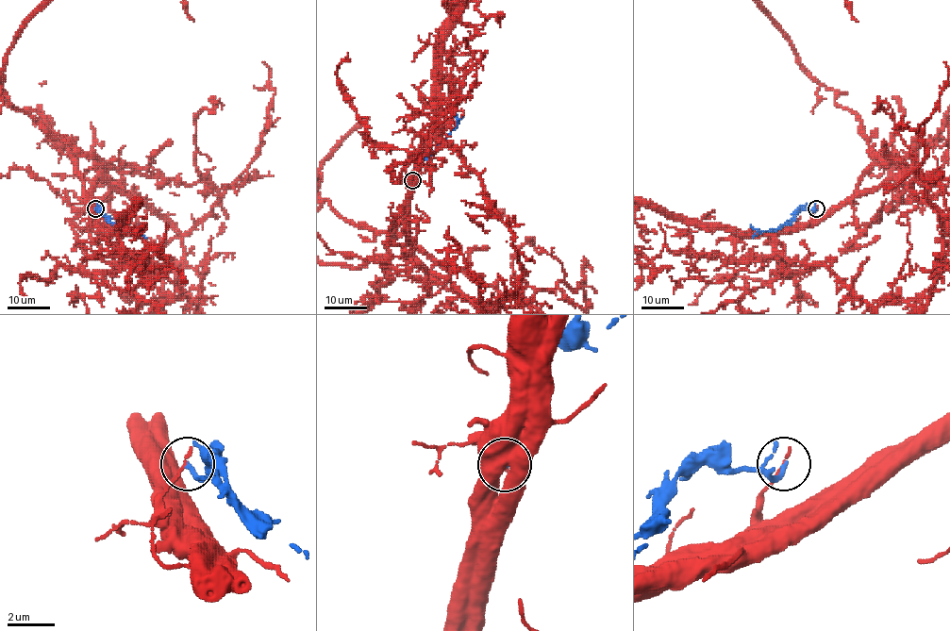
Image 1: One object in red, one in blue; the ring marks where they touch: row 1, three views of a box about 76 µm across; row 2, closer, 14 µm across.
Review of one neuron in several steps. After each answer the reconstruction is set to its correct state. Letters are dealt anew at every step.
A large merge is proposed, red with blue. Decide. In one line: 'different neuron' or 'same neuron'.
different neuron

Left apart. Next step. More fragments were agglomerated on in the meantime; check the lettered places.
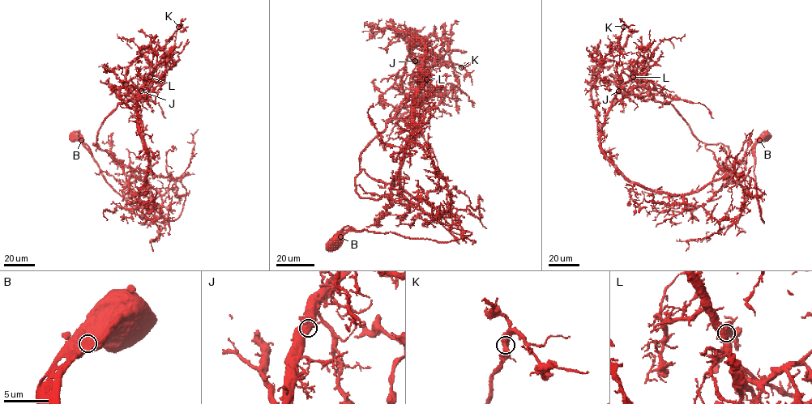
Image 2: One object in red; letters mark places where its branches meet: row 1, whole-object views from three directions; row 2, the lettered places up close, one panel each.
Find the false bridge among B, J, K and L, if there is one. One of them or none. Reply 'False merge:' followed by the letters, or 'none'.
False merge: none

